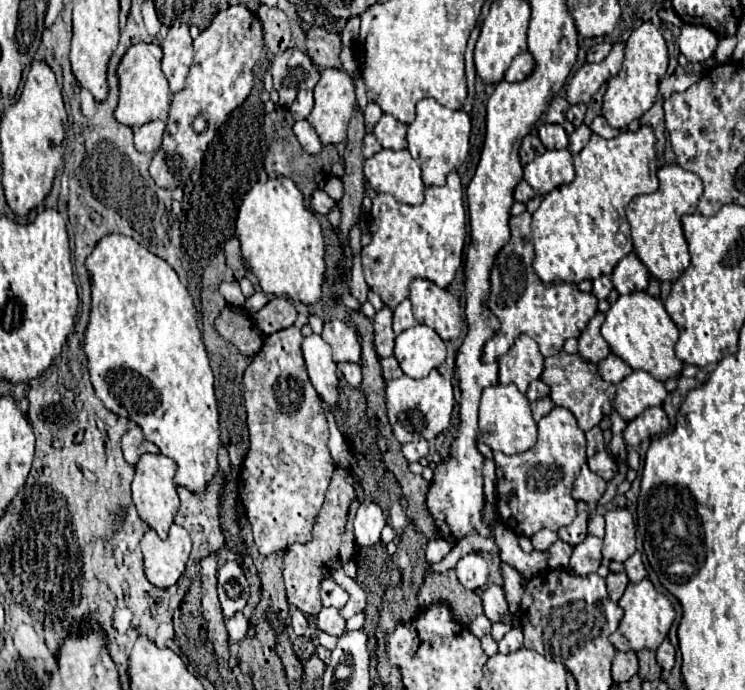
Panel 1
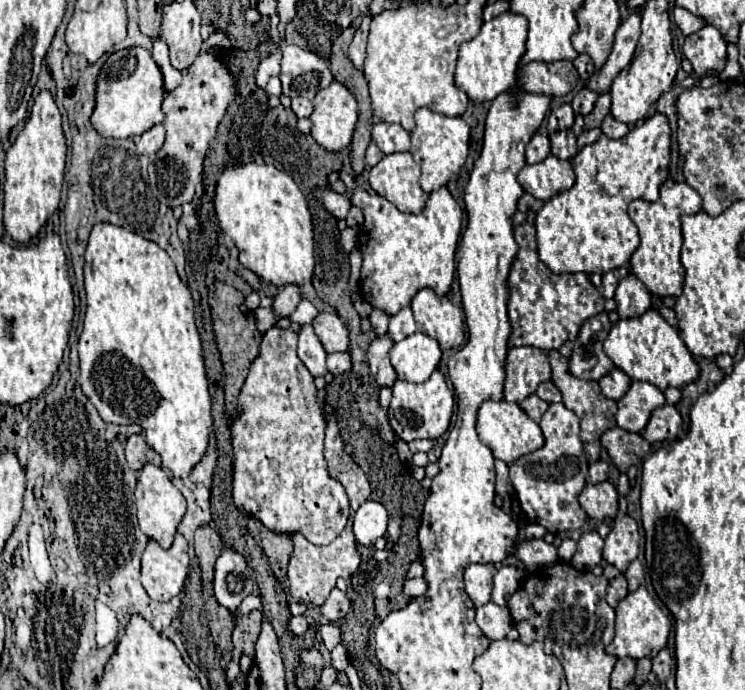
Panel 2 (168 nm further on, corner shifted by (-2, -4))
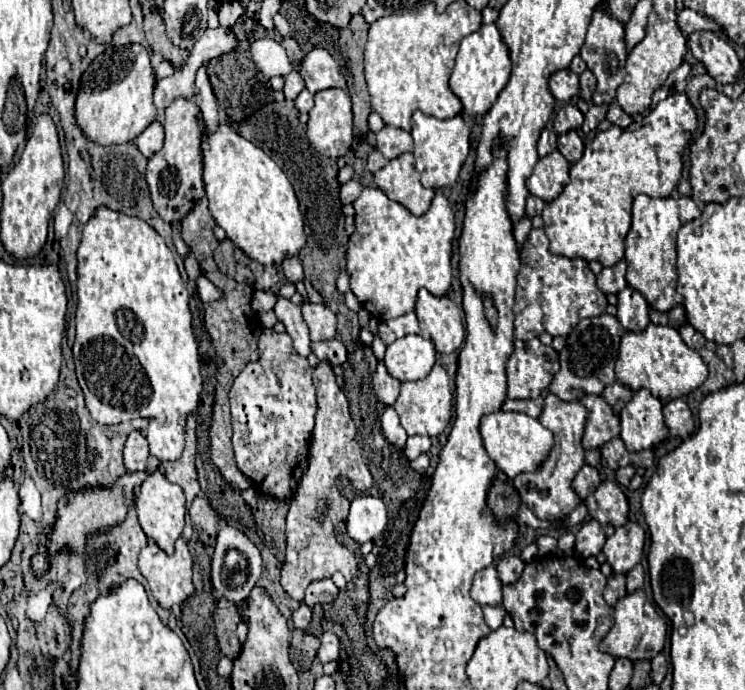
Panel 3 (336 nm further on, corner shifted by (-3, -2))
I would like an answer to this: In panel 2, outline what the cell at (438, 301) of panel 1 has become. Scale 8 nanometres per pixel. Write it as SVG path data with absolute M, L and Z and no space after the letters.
M422 288L412 298L412 312L418 330L438 340L442 350L458 348L464 342L464 310L446 296L438 296L430 288Z

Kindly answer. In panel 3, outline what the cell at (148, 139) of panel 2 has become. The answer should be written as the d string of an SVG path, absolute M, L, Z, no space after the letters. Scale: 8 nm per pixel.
M155 120L151 122L137 138L135 138L137 148L141 150L143 156L153 156L155 152L159 152L163 148L163 126Z

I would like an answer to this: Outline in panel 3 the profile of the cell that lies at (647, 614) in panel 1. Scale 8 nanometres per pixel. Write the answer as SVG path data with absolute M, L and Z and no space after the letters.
M635 590L633 594L627 594L615 604L613 622L615 622L613 628L599 644L601 652L611 654L613 658L629 658L631 662L645 660L645 658L651 660L661 652L665 644L665 636L667 636L667 624L657 612L657 608L647 600L643 590Z

